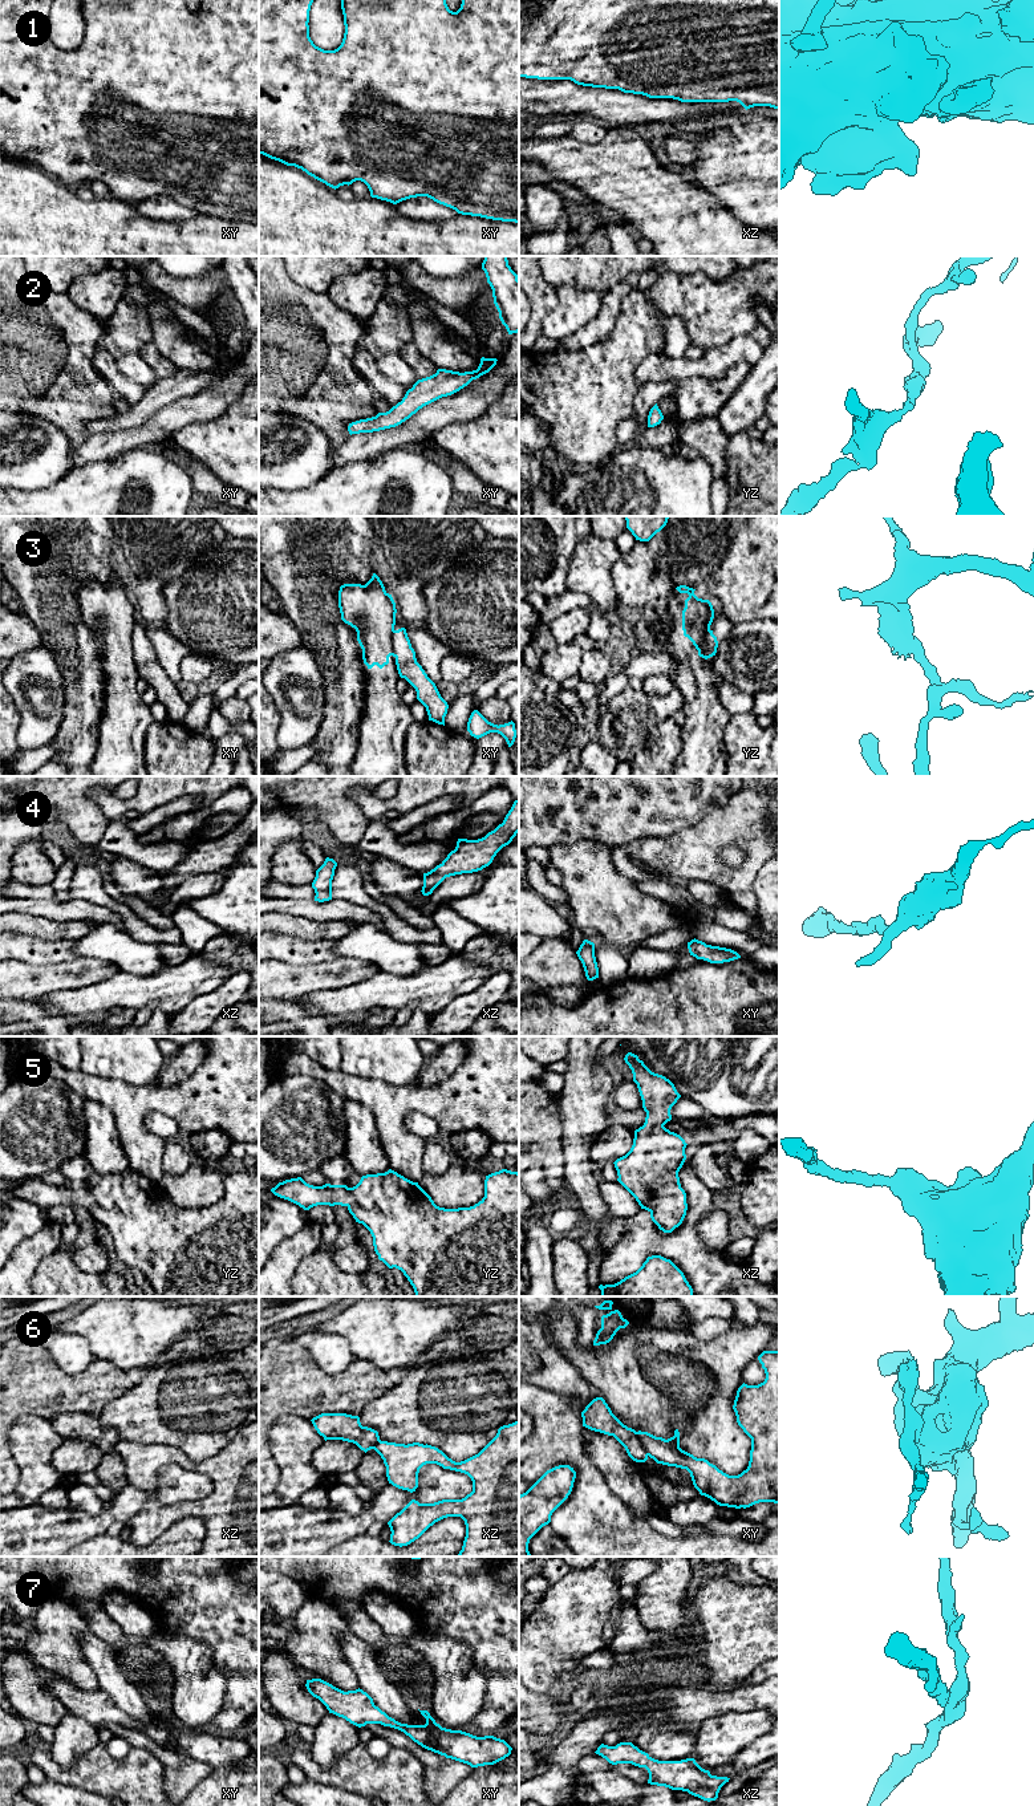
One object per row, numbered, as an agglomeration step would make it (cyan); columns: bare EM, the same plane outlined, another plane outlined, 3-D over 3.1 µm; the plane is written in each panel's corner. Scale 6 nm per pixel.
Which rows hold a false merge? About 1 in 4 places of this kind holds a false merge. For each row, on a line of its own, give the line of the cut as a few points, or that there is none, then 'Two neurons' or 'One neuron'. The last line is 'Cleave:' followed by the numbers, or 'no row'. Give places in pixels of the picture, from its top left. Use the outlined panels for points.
1: No split. One neuron
2: No split. One neuron
3: Split along yz (709, 629), (704, 640), (704, 648), (712, 656). Two neurons
4: No split. One neuron
5: No split. One neuron
6: Split along xy (636, 1432), (648, 1455). Two neurons
7: No split. One neuron
Cleave: 3, 6

